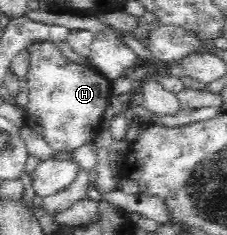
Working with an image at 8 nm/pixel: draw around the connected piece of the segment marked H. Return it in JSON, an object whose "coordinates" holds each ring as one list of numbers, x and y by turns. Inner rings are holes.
{"coordinates":[[36,42,29,46,29,51,30,64,26,78,30,92,27,105,24,107,24,124,34,132,41,134,57,152,74,151,90,139,94,139,99,132,104,109,109,104,108,97,112,94,112,84,88,64,77,65,70,61,55,43]]}

